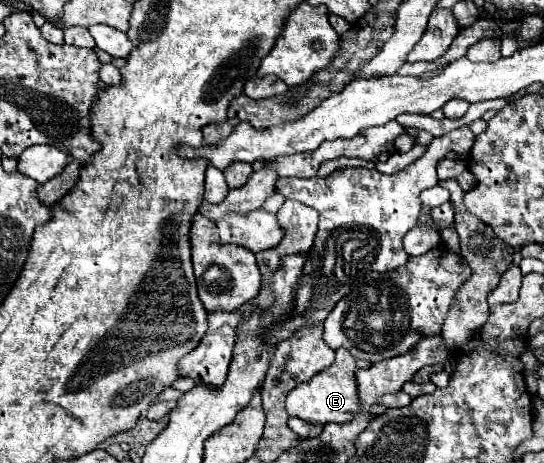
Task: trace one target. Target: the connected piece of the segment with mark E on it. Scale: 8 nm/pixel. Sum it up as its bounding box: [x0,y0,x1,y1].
[285,348,359,424]

